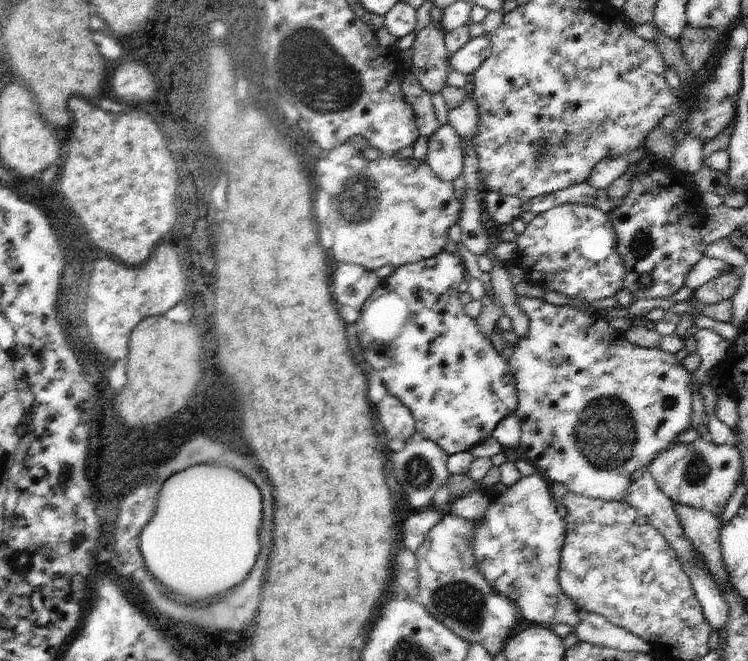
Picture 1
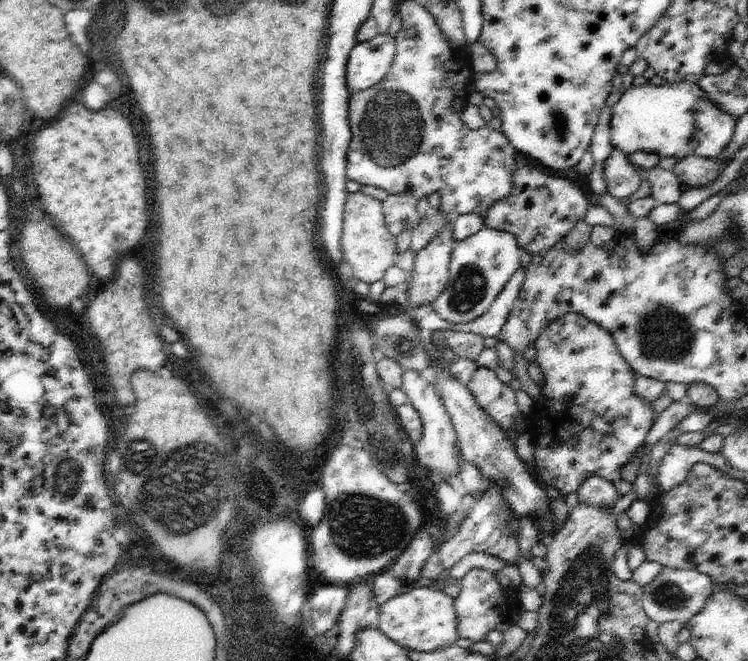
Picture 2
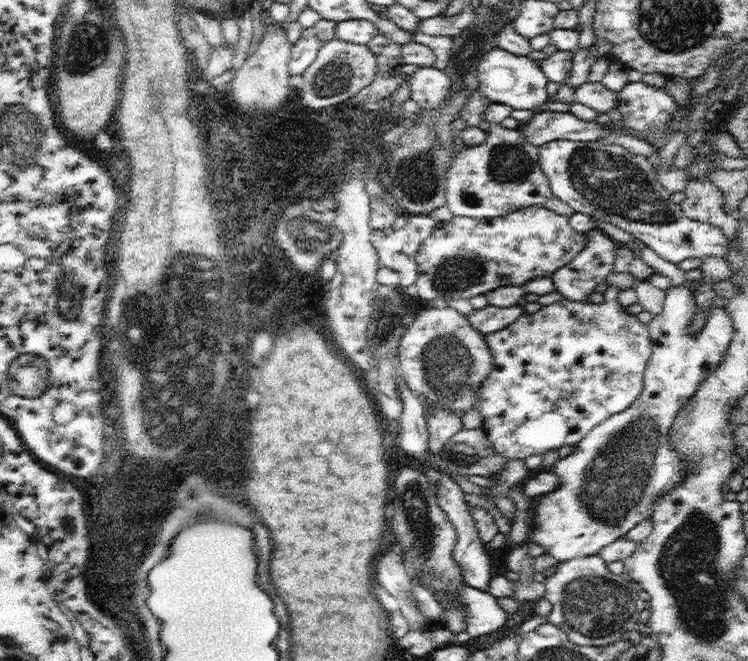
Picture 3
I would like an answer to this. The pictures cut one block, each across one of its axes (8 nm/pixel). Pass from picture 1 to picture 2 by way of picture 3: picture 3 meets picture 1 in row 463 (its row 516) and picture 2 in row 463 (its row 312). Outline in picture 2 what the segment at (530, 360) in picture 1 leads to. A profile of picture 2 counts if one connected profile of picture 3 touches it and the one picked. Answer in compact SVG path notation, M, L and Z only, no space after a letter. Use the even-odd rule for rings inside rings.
M673 444L657 466L659 492L669 492L671 488L679 486L697 462L709 464L709 466L717 468L719 472L723 472L725 476L731 470L731 466L727 464L727 460L721 452L711 454L711 452L703 452L699 448L687 448L687 446L681 446L681 444L677 444L677 446Z

